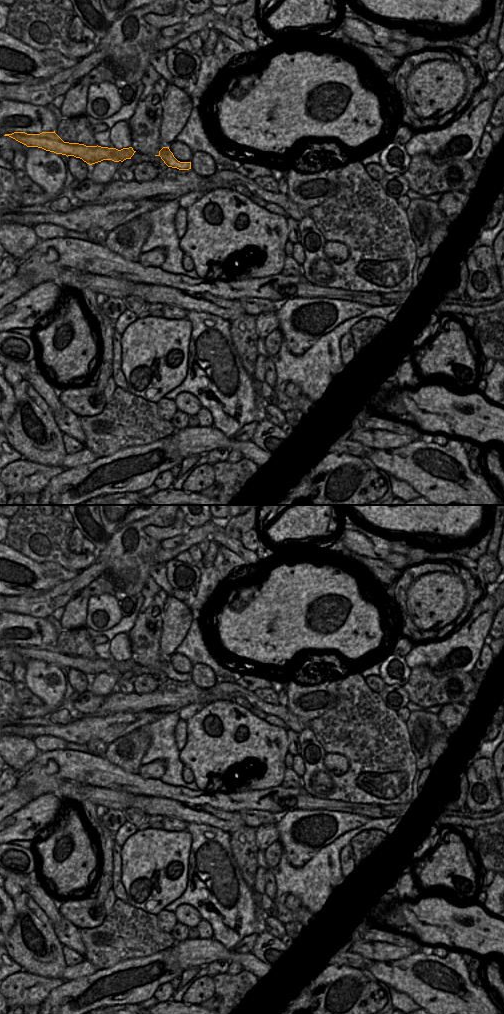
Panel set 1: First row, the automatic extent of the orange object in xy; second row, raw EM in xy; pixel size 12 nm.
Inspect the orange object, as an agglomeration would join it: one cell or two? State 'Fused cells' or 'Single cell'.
Fused cells.

